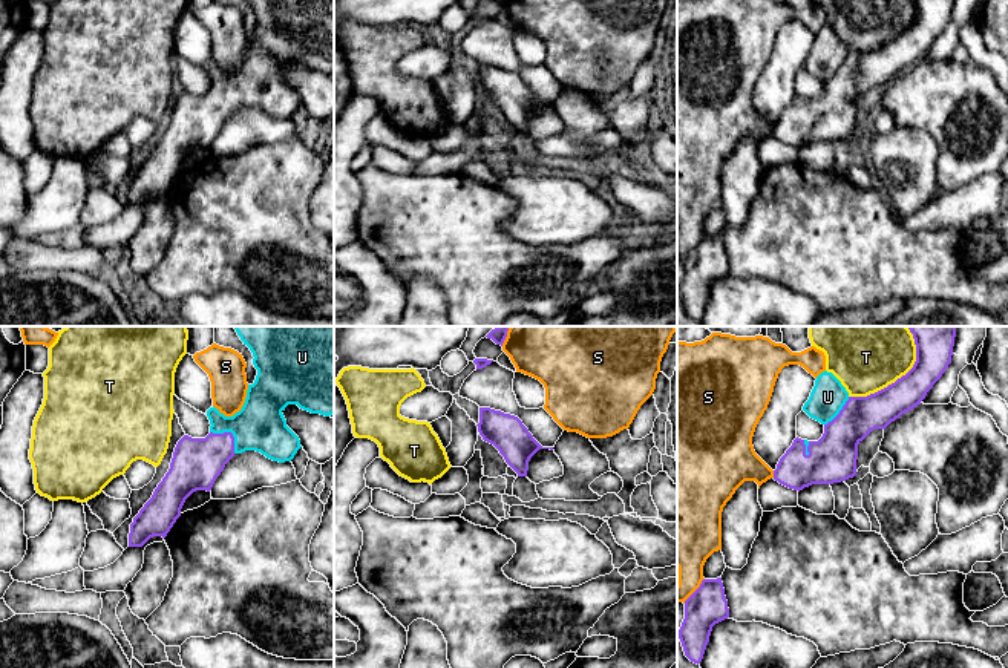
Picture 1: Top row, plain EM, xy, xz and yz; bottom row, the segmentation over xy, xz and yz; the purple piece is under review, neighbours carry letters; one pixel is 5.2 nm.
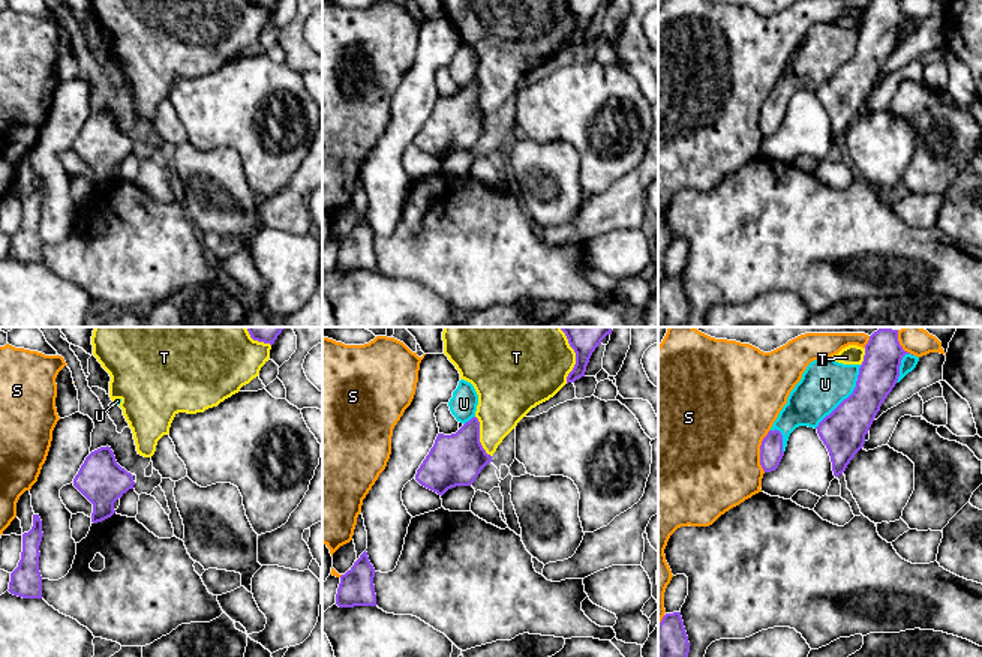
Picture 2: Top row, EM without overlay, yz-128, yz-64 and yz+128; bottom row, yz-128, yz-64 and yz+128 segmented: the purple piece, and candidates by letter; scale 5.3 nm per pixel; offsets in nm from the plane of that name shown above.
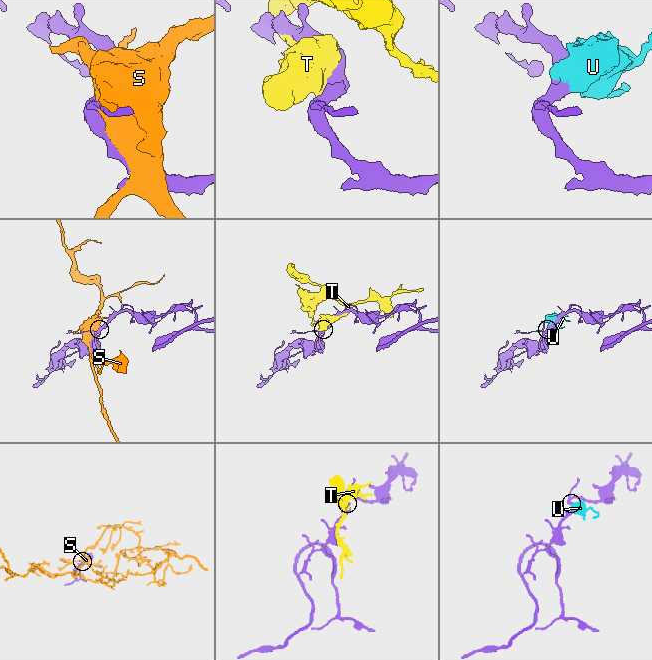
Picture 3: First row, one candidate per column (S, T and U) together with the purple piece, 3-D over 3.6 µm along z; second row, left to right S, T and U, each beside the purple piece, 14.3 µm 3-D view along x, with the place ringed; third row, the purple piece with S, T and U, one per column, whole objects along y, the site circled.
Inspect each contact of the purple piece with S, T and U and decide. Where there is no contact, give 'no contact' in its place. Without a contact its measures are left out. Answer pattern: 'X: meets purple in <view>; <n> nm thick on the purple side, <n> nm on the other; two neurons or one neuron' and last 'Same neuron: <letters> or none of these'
S: meets purple in yz; 200 nm thick on the purple side, 280 nm on the other; two neurons
T: meets purple in yz; 190 nm thick on the purple side, 460 nm on the other; two neurons
U: meets purple in xy; 260 nm thick on the purple side, 260 nm on the other; one neuron
Same neuron: U

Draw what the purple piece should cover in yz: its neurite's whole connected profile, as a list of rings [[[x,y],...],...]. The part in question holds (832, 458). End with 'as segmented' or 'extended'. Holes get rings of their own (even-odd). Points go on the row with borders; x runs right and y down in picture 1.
[[[907,326],[916,345],[913,368],[887,388],[867,397],[850,397],[832,372],[821,372],[804,403],[803,411],[824,426],[818,441],[795,438],[780,458],[774,480],[780,484],[803,490],[812,484],[841,483],[856,475],[858,444],[875,429],[885,429],[902,414],[911,411],[925,398],[927,392],[942,377],[951,363],[956,326]]]; extended

